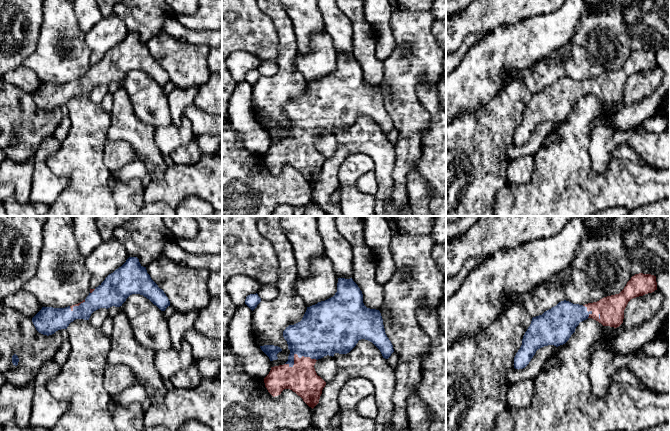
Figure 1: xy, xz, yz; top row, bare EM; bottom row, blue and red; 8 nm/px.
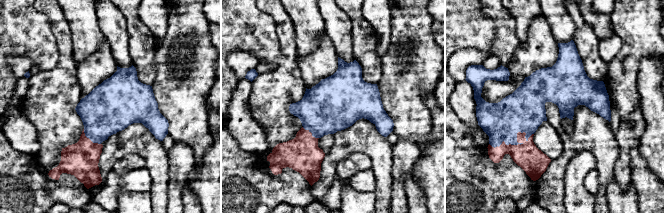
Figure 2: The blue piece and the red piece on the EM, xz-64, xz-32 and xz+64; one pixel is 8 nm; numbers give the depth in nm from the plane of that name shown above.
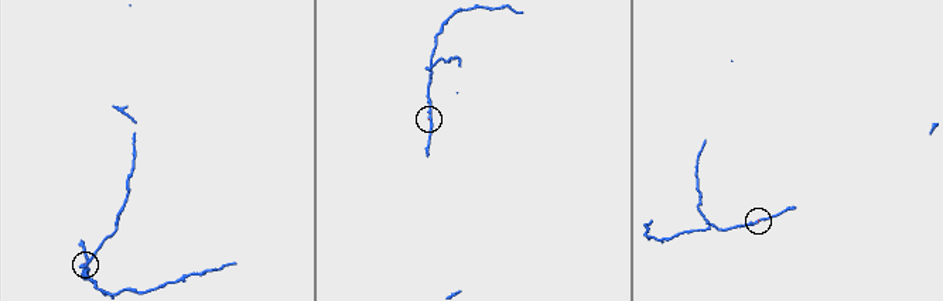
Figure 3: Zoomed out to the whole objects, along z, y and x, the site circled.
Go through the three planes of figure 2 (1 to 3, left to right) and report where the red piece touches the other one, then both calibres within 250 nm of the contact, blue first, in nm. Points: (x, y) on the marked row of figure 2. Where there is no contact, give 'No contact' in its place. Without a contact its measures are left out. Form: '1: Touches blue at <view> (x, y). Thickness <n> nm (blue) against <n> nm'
1: Touches blue at xz-64 (90, 139). Thickness 380 nm (blue) against 280 nm
2: Touches blue at xz-32 (311, 132). Thickness 420 nm (blue) against 280 nm
3: Touches blue at xz+64 (518, 143). Thickness 320 nm (blue) against 220 nm

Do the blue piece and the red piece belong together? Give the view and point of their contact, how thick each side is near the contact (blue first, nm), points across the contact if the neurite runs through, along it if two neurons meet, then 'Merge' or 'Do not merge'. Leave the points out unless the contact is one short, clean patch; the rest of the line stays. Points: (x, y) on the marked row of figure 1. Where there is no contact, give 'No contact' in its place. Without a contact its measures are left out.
Touches blue at xz (296, 353). Thickness 360 nm (blue) against 240 nm. Merge

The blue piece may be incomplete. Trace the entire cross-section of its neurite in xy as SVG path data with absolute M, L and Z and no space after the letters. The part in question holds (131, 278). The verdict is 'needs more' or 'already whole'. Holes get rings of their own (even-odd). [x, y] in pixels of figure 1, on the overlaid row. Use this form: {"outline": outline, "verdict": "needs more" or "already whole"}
{"outline": "M129 257L126 262L109 274L95 289L90 289L89 295L82 302L65 308L42 307L32 318L36 330L43 335L52 335L61 329L67 329L76 319L89 320L91 314L100 308L120 307L132 294L140 294L149 299L161 311L170 306L170 301L164 291L151 279L146 267L143 267L137 257Z", "verdict": "needs more"}

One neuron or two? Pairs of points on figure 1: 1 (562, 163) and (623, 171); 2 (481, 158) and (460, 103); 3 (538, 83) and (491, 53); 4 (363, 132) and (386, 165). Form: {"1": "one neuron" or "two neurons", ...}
{"1": "one neuron", "2": "two neurons", "3": "two neurons", "4": "one neuron"}

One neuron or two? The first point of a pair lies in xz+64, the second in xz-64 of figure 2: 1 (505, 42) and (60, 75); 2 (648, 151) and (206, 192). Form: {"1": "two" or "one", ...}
{"1": "one", "2": "one"}

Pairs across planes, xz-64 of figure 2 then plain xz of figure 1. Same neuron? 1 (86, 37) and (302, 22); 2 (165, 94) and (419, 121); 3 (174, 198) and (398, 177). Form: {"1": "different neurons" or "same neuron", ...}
{"1": "same neuron", "2": "same neuron", "3": "same neuron"}

